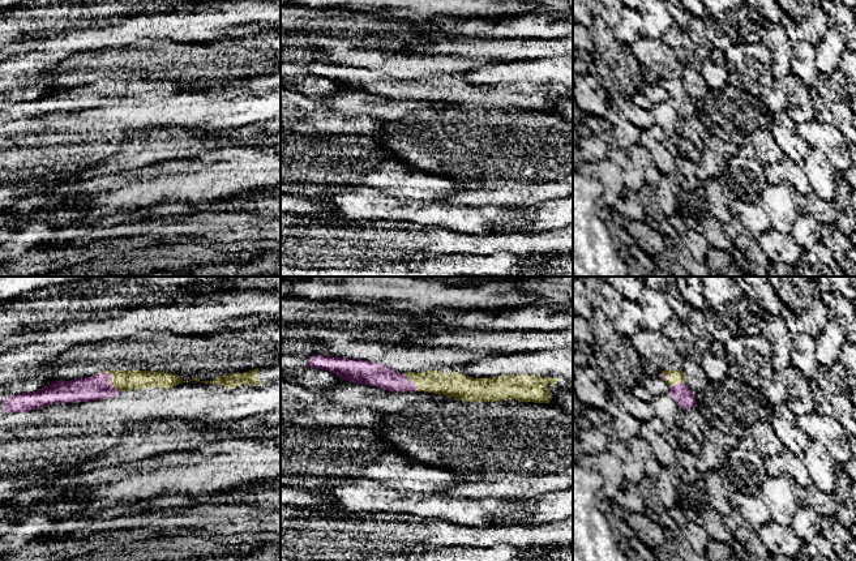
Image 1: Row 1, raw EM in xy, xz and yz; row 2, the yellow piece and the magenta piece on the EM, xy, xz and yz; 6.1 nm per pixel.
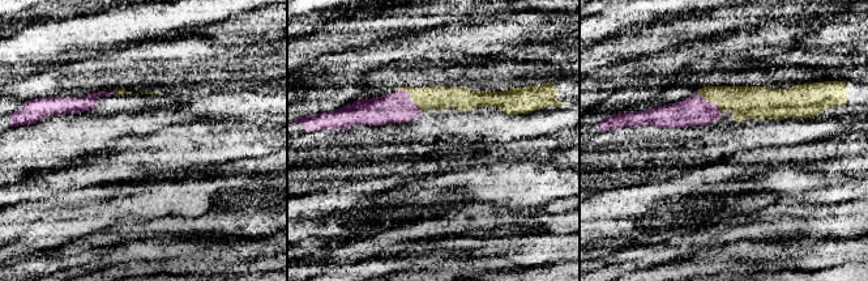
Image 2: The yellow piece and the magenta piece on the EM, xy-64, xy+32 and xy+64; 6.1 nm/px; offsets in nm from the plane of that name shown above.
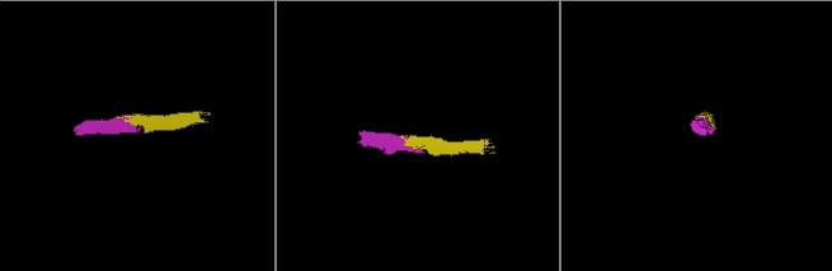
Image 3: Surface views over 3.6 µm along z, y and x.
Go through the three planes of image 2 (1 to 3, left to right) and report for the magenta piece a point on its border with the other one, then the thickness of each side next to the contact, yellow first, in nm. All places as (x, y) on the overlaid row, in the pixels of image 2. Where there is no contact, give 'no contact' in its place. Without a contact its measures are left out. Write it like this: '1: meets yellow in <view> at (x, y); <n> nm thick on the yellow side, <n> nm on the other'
1: meets yellow in xy-64 at (116, 92); 30 nm thick on the yellow side, 100 nm on the other
2: meets yellow in xy+32 at (409, 93); 140 nm thick on the yellow side, 190 nm on the other
3: meets yellow in xy+64 at (710, 101); 190 nm thick on the yellow side, 180 nm on the other

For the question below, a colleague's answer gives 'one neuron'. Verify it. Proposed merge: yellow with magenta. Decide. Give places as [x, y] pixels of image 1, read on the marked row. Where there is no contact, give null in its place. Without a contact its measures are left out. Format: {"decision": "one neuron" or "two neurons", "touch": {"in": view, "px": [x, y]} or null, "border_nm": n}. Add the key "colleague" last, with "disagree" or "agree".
{"decision": "one neuron", "touch": {"in": "xy", "px": [112, 377]}, "border_nm": 180, "colleague": "agree"}

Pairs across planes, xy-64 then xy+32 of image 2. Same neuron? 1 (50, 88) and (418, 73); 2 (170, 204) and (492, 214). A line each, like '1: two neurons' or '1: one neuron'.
1: one neuron
2: two neurons

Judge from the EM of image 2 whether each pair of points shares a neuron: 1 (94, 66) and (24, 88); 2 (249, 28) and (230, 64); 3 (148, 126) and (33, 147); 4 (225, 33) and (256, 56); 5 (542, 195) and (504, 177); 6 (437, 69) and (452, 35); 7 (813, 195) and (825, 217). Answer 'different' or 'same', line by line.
1: same
2: different
3: same
4: different
5: same
6: different
7: different

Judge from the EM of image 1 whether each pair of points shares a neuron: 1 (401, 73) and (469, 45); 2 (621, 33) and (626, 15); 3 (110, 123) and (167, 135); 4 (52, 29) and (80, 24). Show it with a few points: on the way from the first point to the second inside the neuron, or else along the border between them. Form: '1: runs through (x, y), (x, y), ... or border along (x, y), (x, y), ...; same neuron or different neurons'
1: runs through (418, 63), (452, 58); same neuron
2: runs through (625, 29), (626, 18); same neuron
3: border along (153, 127), (182, 125), (184, 128); different neurons
4: runs through (59, 26), (73, 24); same neuron

